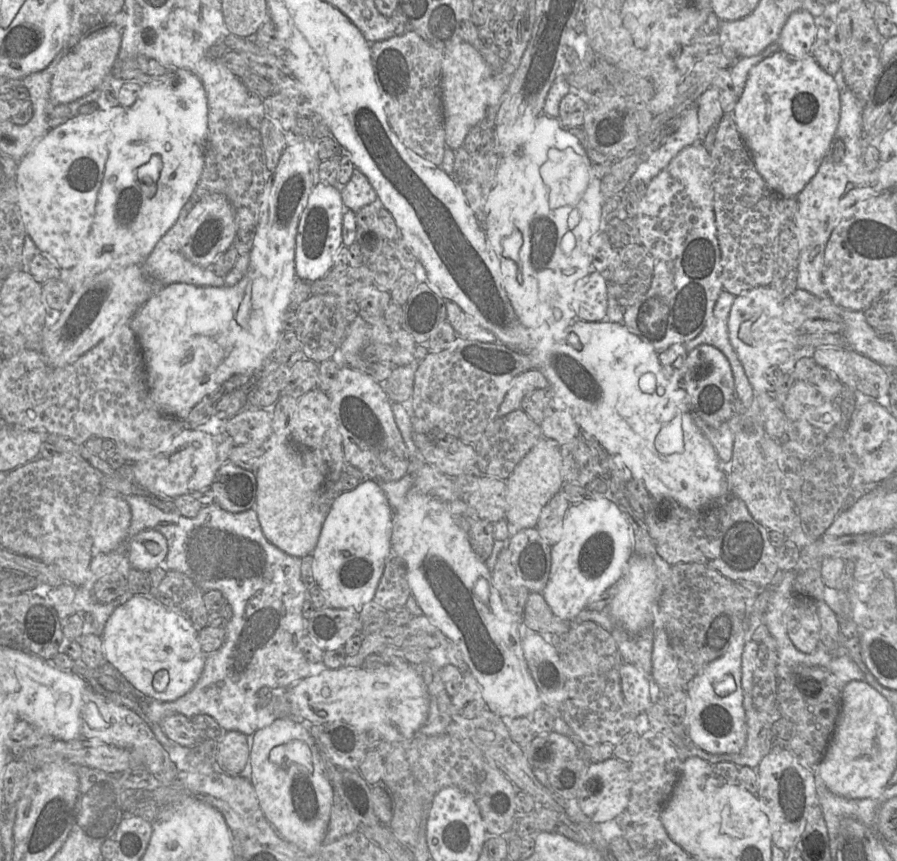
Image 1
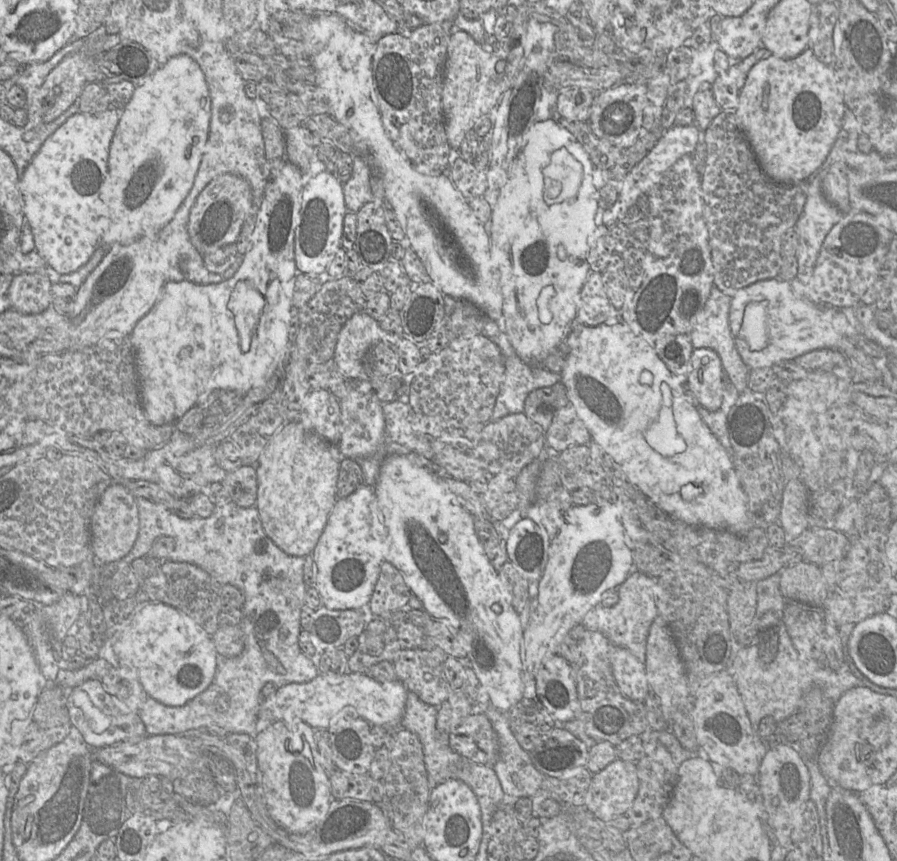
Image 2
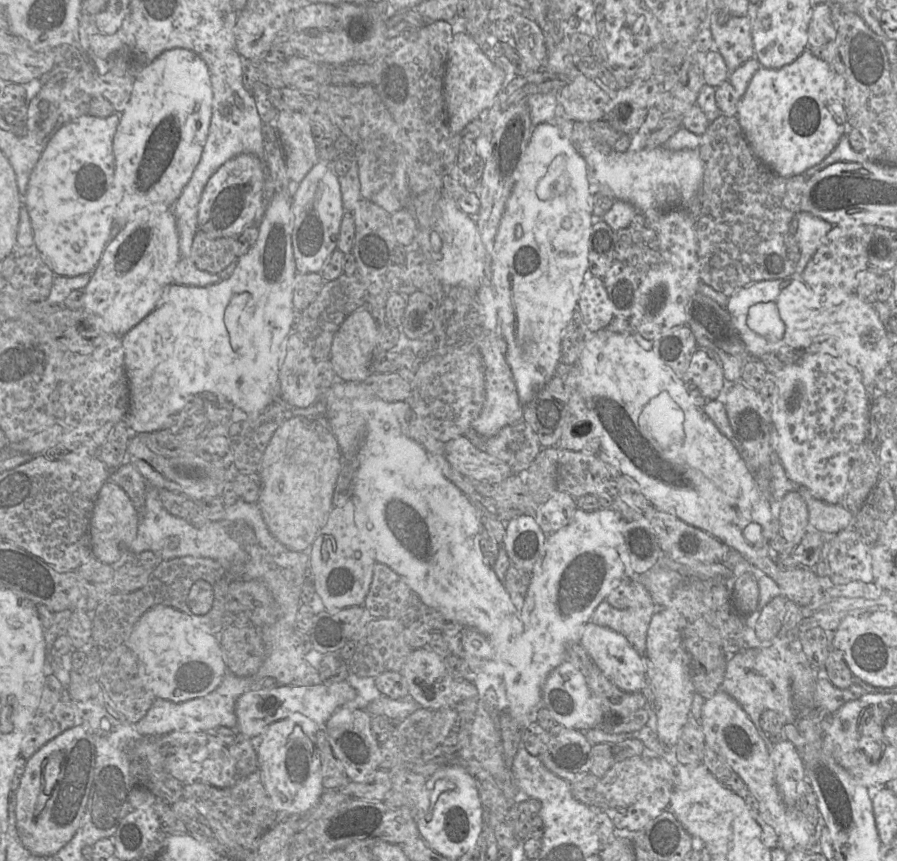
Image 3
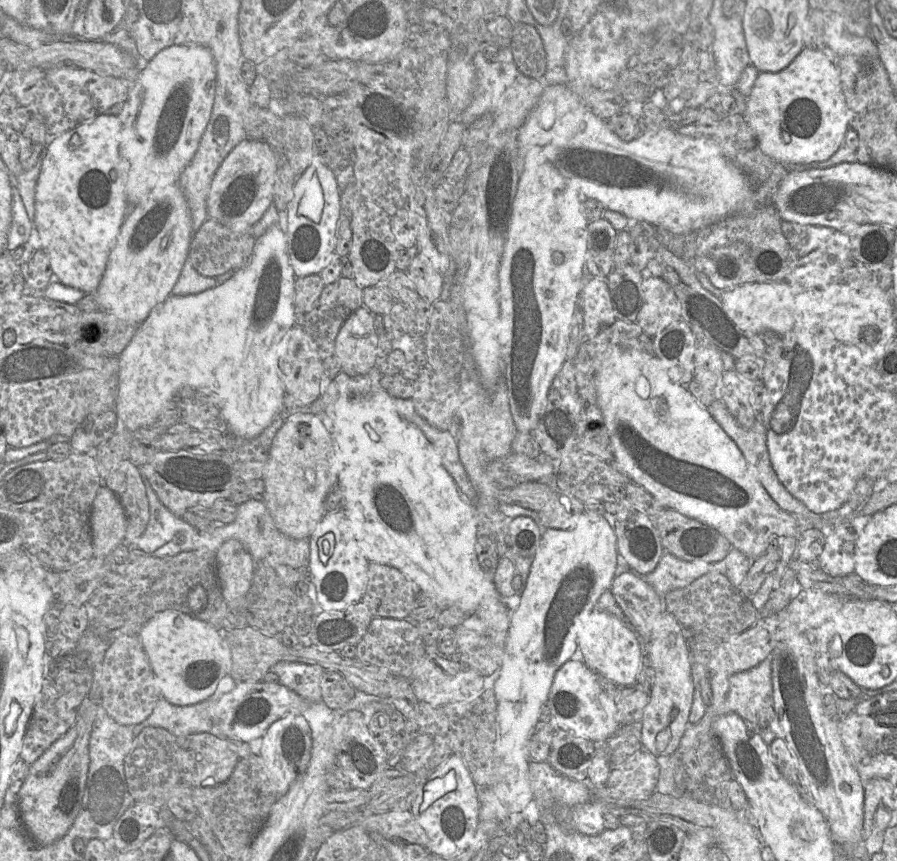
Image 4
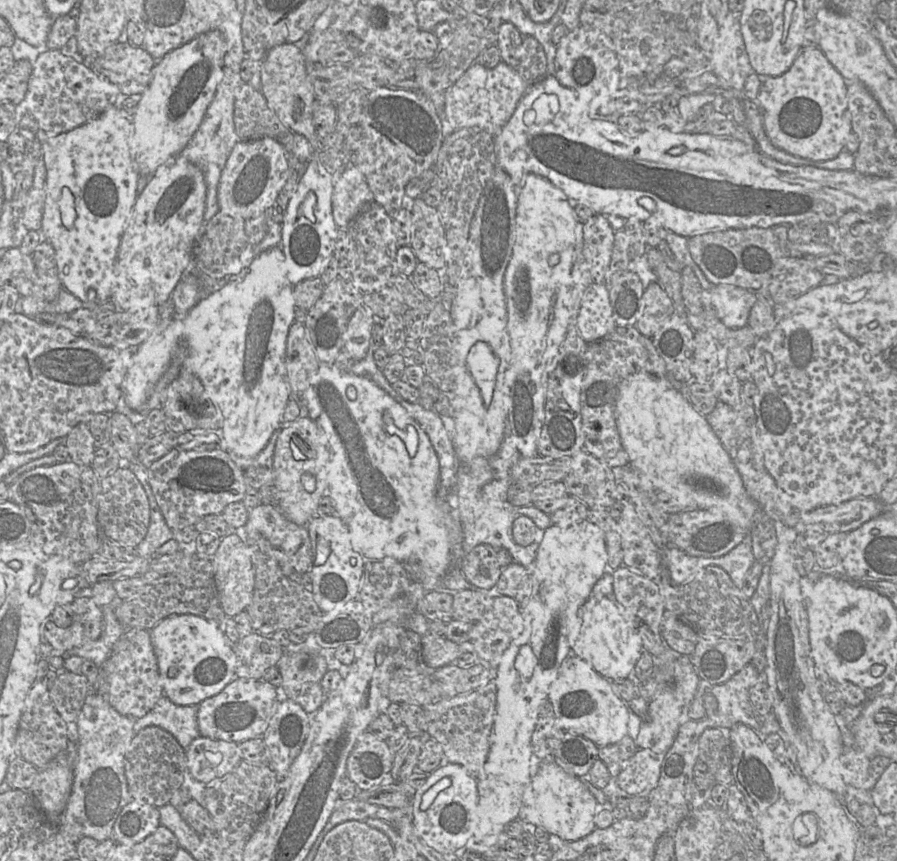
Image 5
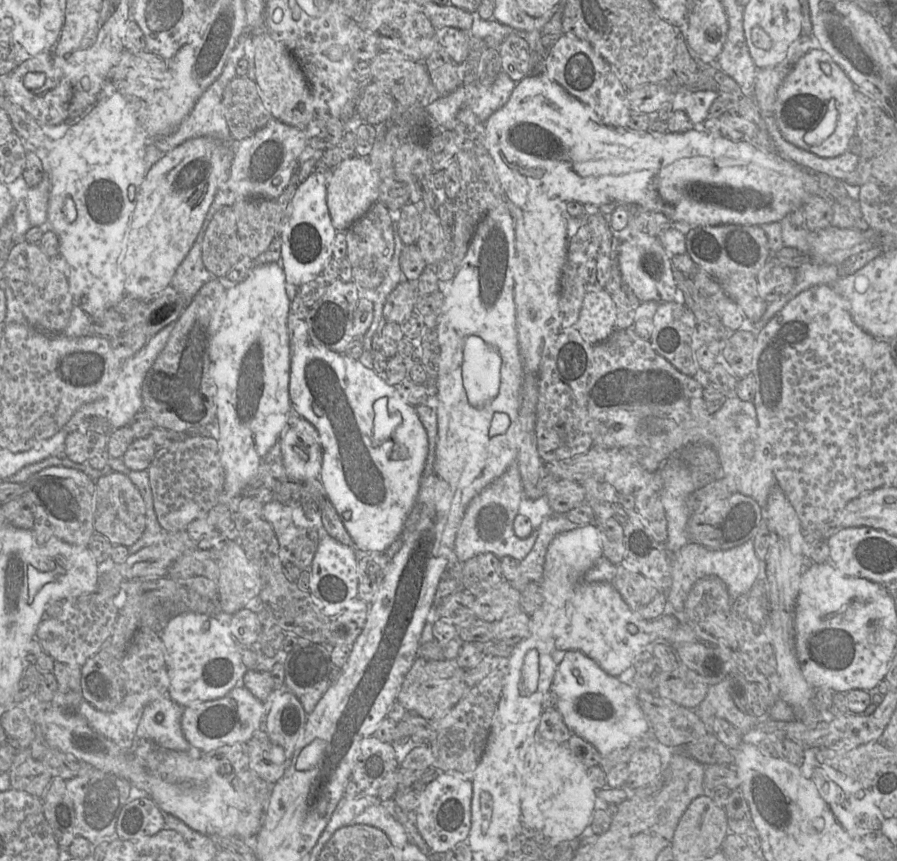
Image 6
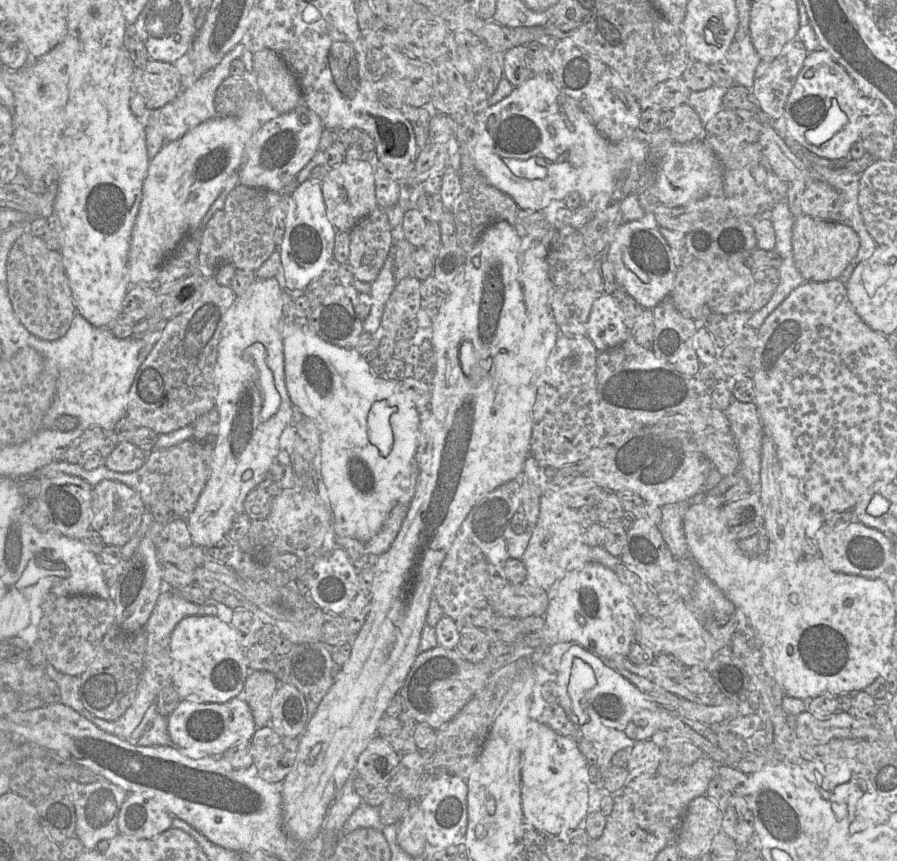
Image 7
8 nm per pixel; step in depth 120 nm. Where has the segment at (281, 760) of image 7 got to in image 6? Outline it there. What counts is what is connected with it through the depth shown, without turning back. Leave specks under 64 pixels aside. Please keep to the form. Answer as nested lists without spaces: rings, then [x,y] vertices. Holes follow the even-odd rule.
[[[258,729],[246,742],[248,768],[271,785],[285,773],[288,762],[282,748],[274,744],[264,729]]]

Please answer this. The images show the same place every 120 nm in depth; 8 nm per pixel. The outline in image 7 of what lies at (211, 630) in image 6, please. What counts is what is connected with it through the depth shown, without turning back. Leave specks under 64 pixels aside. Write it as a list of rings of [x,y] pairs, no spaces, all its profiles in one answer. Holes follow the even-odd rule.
[[[189,615],[184,617],[173,629],[169,650],[176,662],[176,673],[172,679],[172,685],[177,691],[181,700],[192,700],[204,703],[224,703],[234,697],[238,697],[239,699],[245,700],[245,691],[244,691],[244,683],[245,679],[250,672],[250,668],[248,666],[248,661],[245,656],[244,648],[238,642],[238,636],[235,629],[232,627],[231,623],[226,623],[222,621],[217,615]]]

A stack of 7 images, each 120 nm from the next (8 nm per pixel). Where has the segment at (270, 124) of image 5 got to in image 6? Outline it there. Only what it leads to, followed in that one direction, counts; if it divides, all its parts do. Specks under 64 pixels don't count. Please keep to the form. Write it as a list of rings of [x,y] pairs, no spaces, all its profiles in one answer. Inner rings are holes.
[[[235,77],[226,85],[222,104],[233,141],[248,138],[273,119],[256,83],[248,77]]]

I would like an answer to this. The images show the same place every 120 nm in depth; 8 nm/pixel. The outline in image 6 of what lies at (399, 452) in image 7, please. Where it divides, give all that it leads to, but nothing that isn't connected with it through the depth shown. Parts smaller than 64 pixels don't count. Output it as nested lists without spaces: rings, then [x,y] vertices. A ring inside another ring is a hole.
[[[311,343],[292,349],[289,396],[291,404],[295,406],[301,417],[309,421],[320,436],[323,451],[320,480],[345,529],[353,539],[356,550],[360,552],[385,551],[397,538],[402,538],[405,522],[417,501],[420,481],[427,461],[429,450],[427,432],[418,417],[415,407],[403,399],[397,386],[388,383],[374,369],[365,367],[358,359],[350,358],[344,353],[337,353]]]

